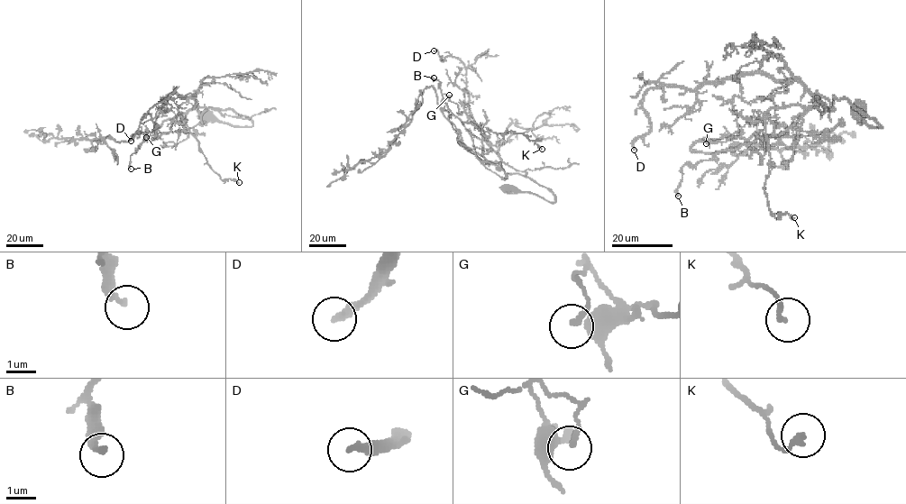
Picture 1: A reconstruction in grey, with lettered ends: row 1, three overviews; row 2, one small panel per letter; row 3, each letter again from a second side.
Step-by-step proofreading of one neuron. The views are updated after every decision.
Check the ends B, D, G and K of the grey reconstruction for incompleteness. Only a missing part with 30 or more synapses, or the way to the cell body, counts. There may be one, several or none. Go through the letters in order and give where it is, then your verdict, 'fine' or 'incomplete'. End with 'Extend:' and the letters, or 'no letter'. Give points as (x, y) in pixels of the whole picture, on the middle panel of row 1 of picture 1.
B: (434, 77) | fine
D: (434, 50) | incomplete
G: (449, 95) | fine
K: (542, 149) | fine
Extend: D

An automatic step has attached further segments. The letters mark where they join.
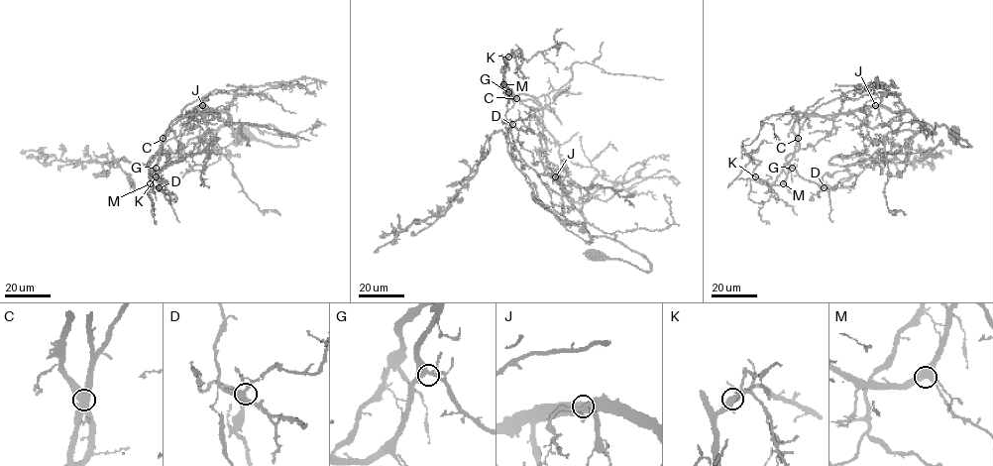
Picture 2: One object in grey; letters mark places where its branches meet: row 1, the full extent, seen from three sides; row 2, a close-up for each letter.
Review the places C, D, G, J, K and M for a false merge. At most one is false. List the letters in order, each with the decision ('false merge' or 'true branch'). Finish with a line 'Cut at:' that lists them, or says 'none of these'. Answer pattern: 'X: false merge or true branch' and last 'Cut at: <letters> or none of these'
C: false merge
D: true branch
G: true branch
J: true branch
K: true branch
M: true branch
Cut at: C

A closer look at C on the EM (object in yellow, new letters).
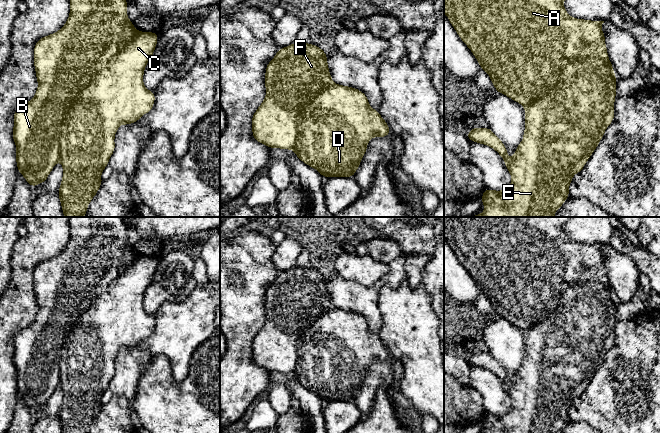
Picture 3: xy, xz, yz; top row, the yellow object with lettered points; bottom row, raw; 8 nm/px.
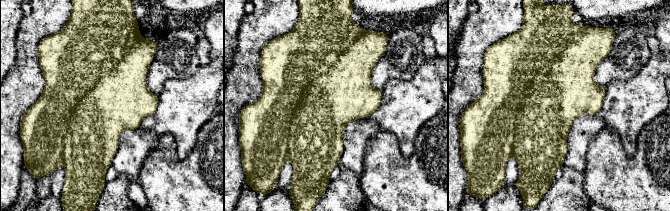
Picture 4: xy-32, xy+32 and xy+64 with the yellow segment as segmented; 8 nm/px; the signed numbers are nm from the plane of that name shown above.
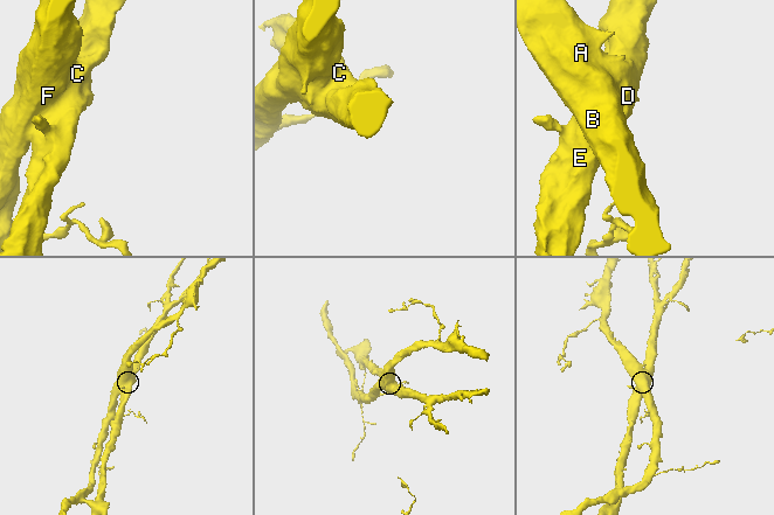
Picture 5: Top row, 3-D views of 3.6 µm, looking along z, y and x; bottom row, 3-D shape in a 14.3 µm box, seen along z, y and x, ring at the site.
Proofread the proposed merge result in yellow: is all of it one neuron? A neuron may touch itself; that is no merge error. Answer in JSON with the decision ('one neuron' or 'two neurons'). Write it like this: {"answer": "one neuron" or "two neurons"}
{"answer": "two neurons"}

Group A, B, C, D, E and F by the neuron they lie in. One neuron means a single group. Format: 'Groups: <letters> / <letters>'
Groups: A B F / C D E

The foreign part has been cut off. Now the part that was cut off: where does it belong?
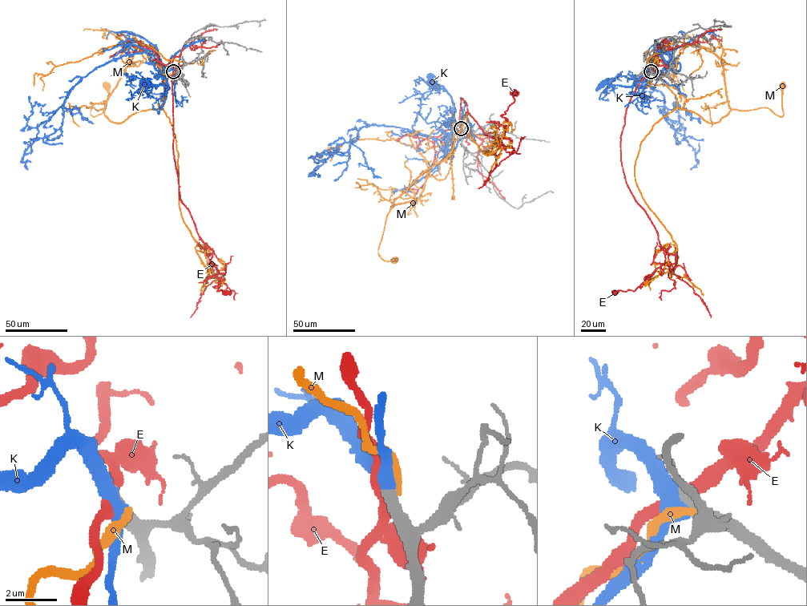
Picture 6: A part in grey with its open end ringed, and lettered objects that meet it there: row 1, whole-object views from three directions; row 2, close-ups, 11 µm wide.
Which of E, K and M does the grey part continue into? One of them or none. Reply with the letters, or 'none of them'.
K

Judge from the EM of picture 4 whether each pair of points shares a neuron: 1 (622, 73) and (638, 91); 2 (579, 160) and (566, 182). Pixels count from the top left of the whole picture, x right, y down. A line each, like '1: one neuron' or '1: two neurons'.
1: two neurons
2: two neurons

